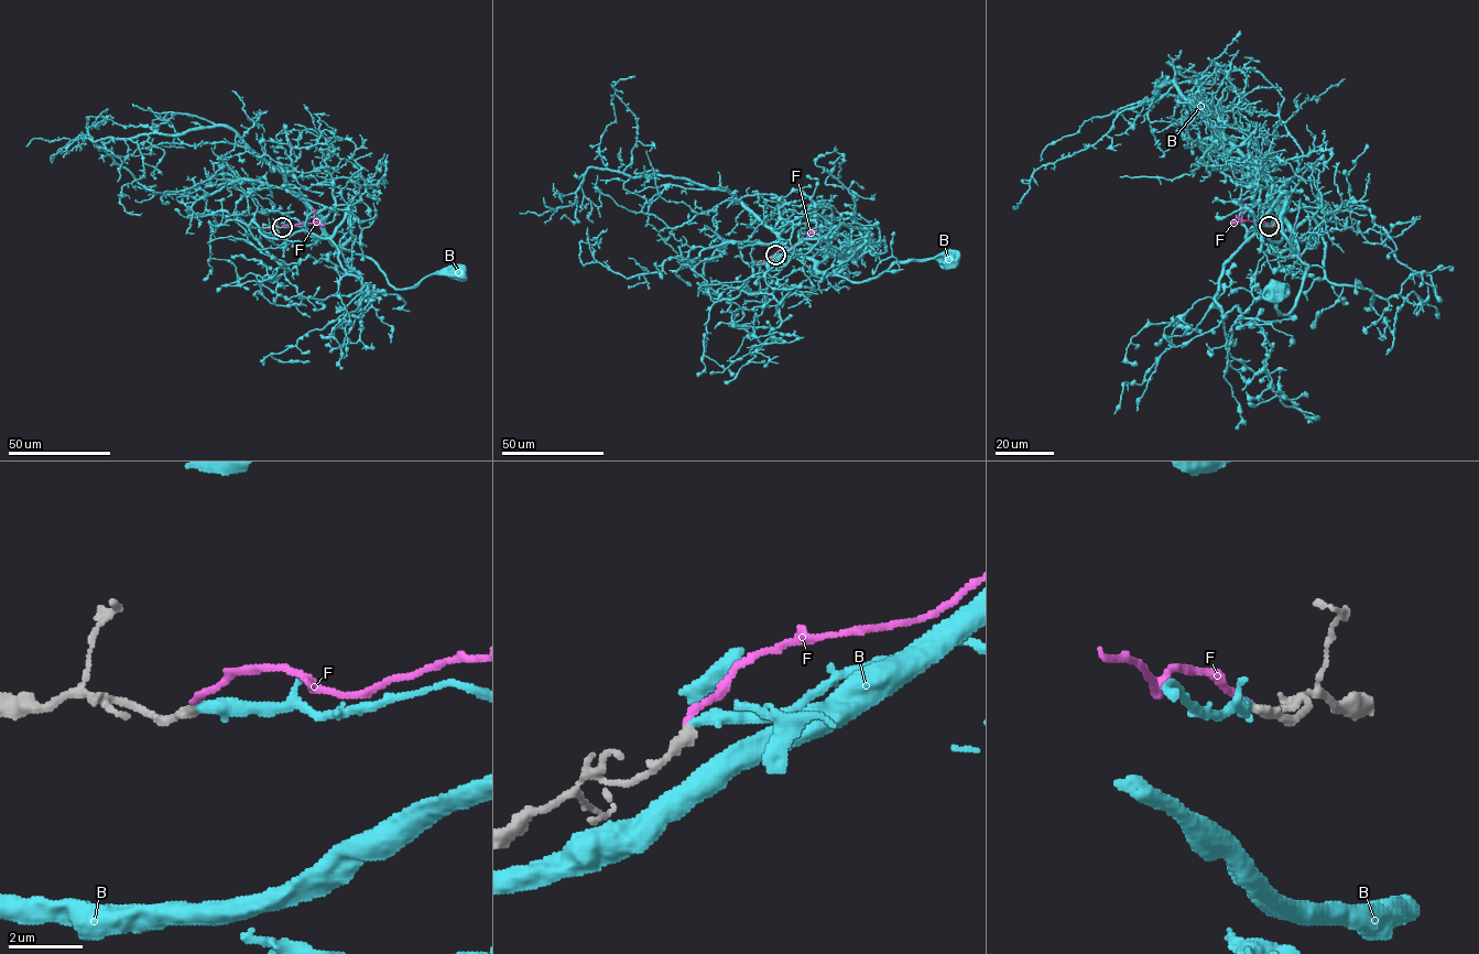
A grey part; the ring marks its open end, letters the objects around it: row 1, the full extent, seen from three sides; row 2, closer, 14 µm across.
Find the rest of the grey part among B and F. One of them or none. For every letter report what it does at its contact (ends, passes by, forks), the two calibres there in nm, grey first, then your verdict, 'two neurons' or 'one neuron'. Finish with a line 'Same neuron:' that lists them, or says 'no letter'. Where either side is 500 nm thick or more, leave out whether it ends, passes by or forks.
B: it ends there; 300 nm thick on the grey side, 380 nm on the other; one neuron
F: it ends there; 300 nm thick on the grey side, 180 nm on the other; two neurons
Same neuron: B

